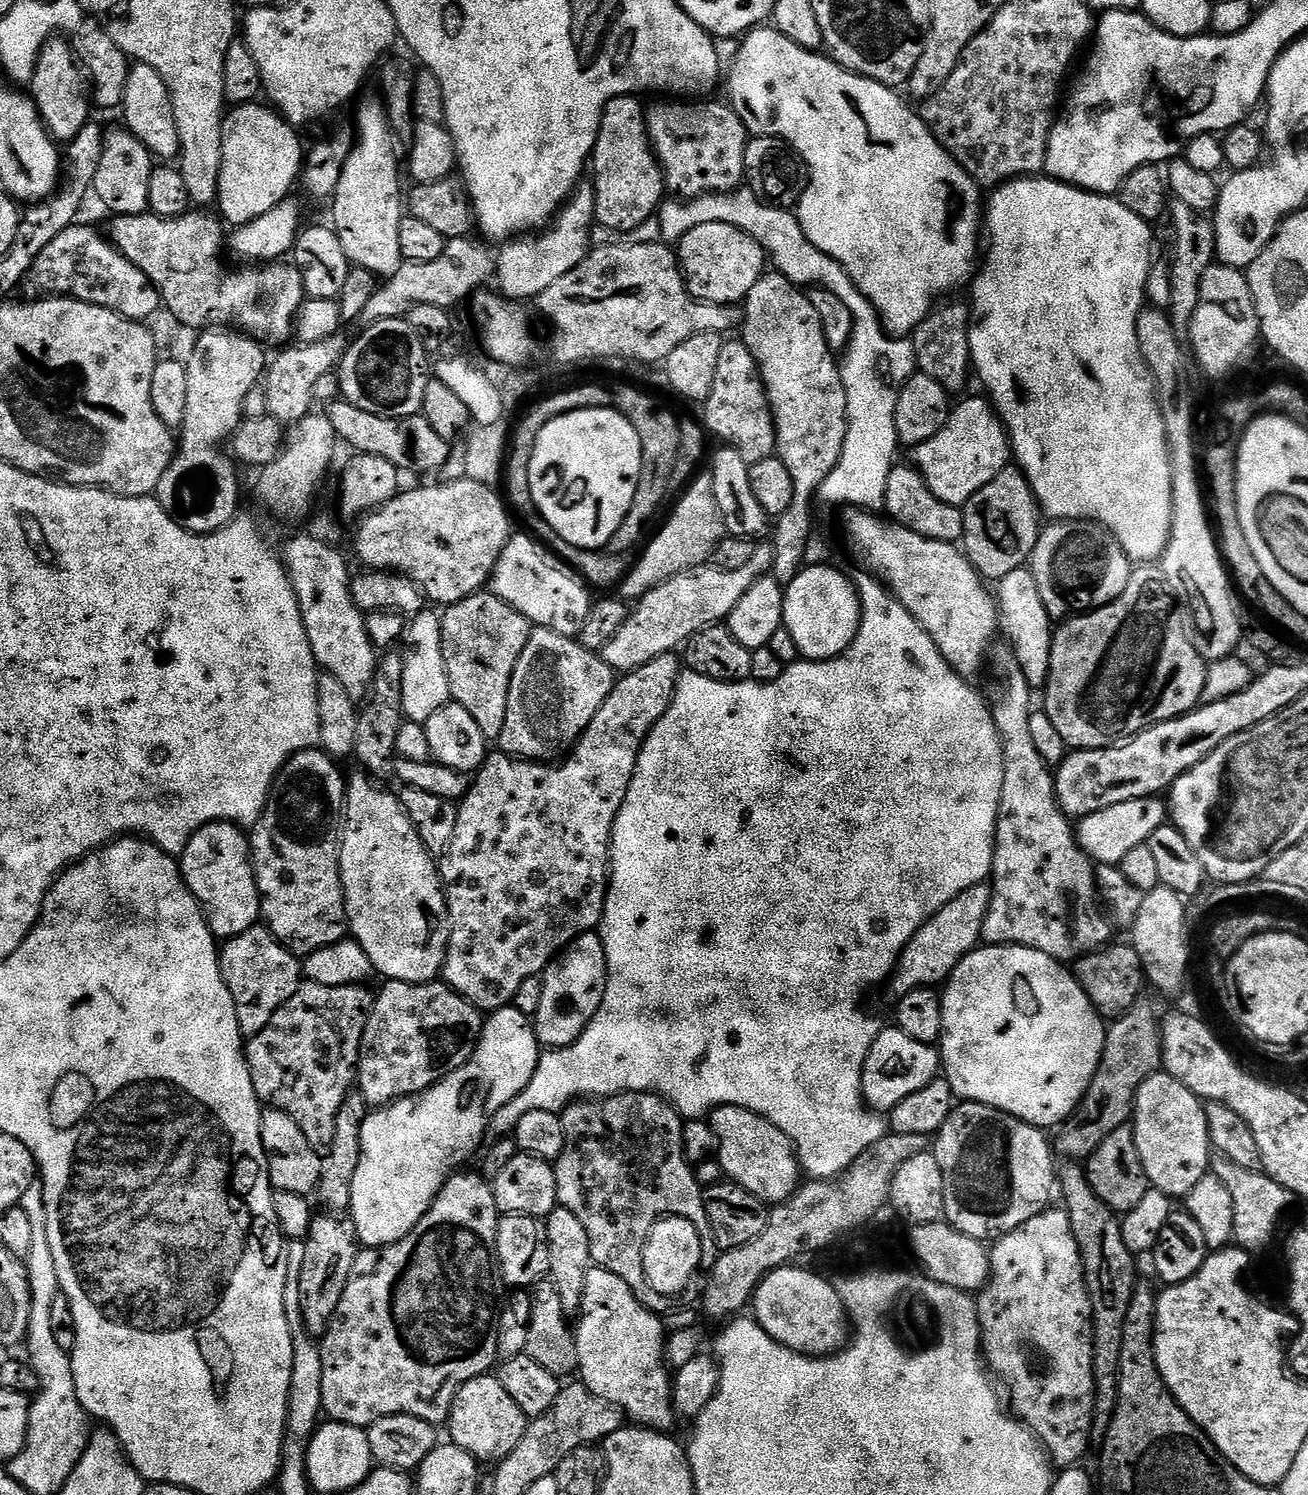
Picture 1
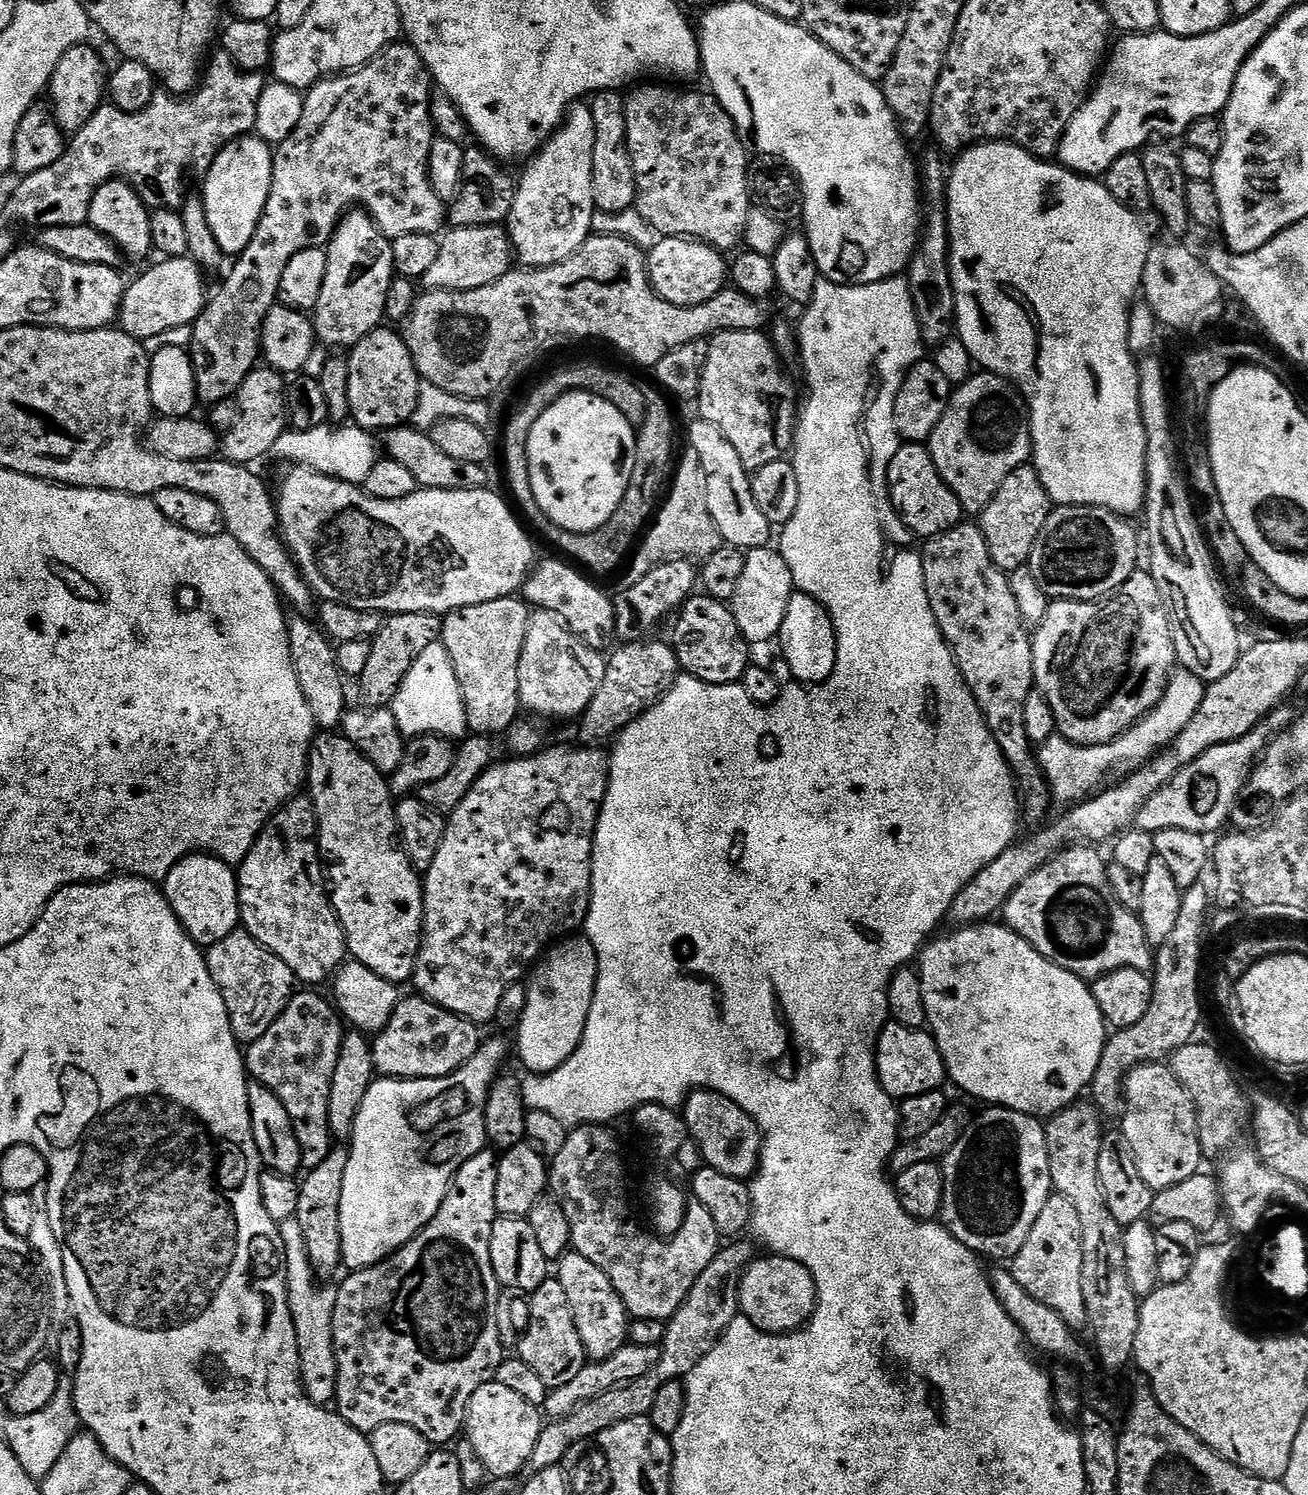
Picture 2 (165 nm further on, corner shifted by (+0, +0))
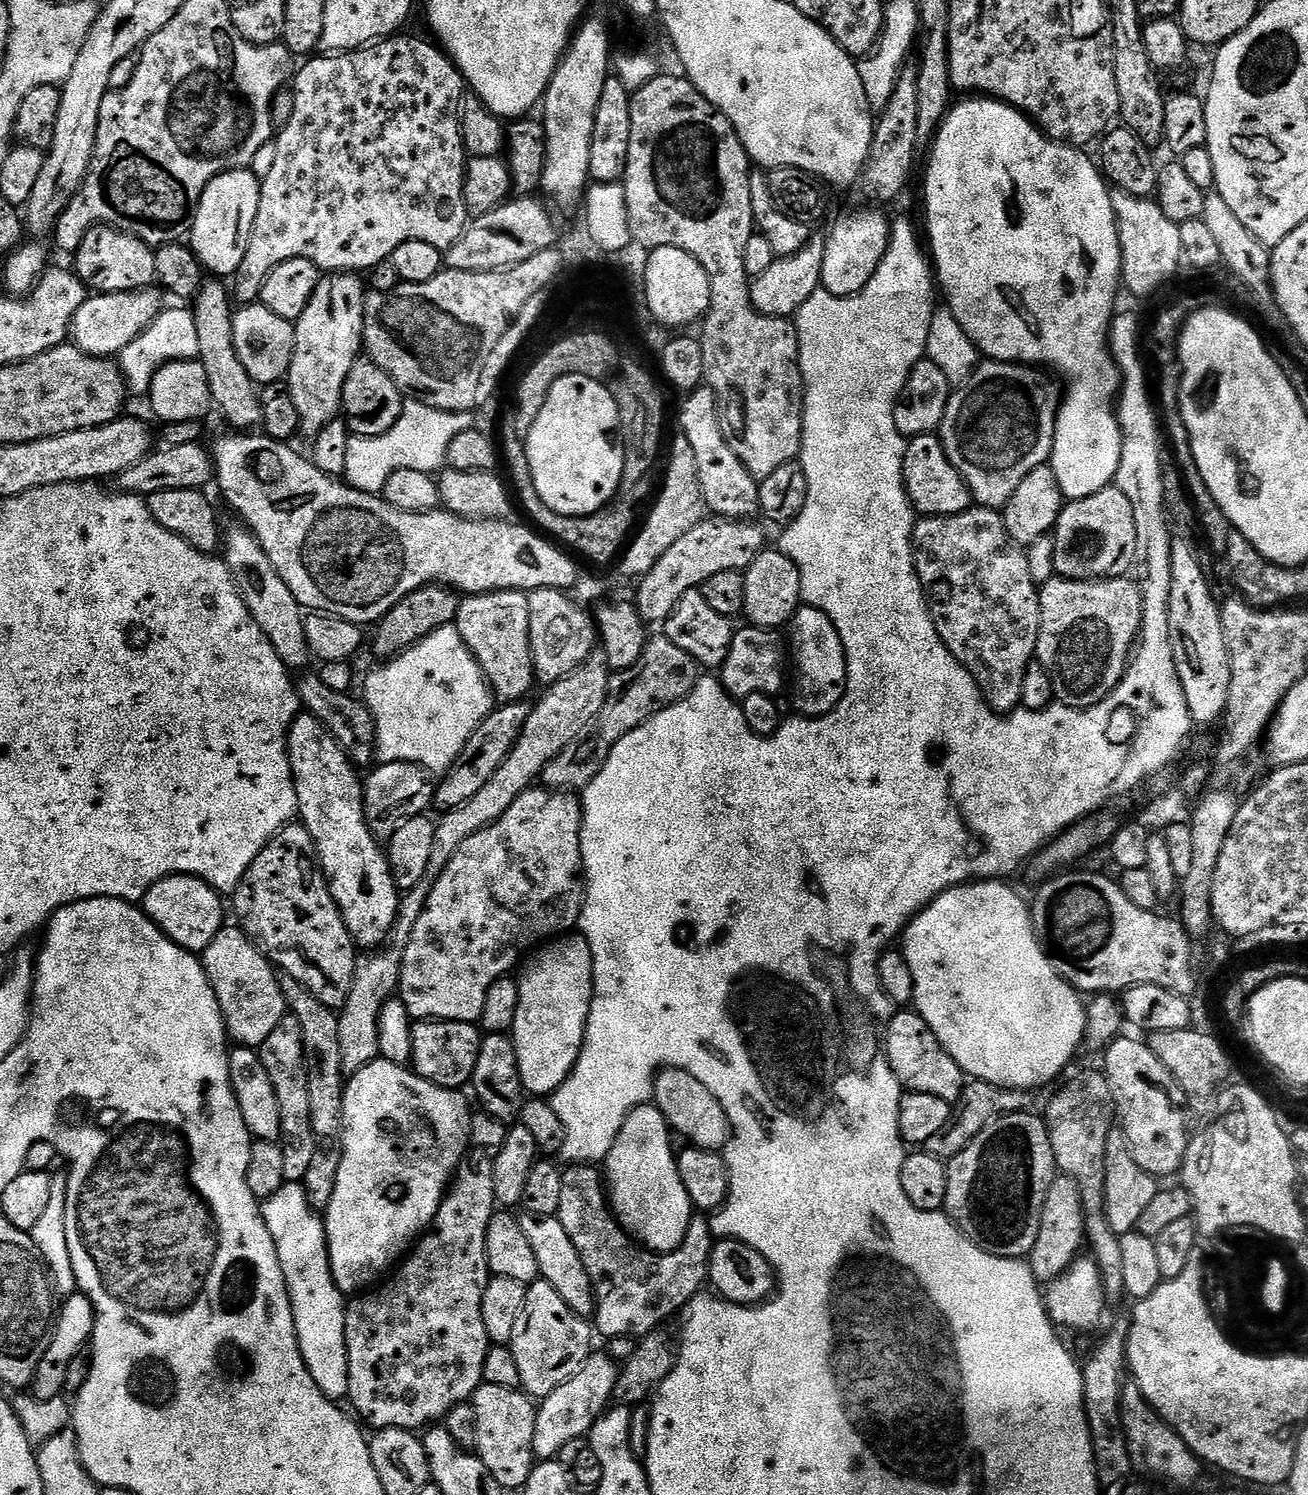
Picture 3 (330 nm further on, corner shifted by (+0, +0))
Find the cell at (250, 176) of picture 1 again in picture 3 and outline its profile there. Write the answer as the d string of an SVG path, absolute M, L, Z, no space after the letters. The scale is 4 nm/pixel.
M236 168L233 172L223 172L206 186L196 208L196 216L192 220L190 247L192 253L200 259L200 267L205 273L216 278L231 278L236 275L238 266L242 266L242 258L246 258L246 246L250 242L250 230L254 230L254 214L258 214L260 201L259 175L255 176L248 168Z

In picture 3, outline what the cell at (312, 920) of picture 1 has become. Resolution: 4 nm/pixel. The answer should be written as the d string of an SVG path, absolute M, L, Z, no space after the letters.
M288 824L260 851L258 858L250 862L250 870L246 870L238 890L231 897L231 903L236 907L236 916L240 919L237 920L239 927L283 975L298 978L298 982L302 982L302 986L306 986L306 990L310 990L318 1002L337 1010L344 1007L350 994L350 982L354 978L358 949L352 935L346 930L346 922L340 917L316 858L316 847L303 824Z

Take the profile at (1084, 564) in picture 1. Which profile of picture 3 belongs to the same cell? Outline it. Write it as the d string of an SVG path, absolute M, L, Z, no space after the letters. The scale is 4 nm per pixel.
M1115 486L1103 488L1089 496L1069 499L1067 503L1065 503L1064 509L1060 512L1056 527L1052 529L1050 535L1052 538L1052 570L1059 579L1114 580L1127 577L1132 567L1132 559L1134 558L1134 541L1138 538L1136 527L1134 527L1134 506L1130 506L1130 498L1126 498L1126 494L1122 494L1122 490L1118 490Z

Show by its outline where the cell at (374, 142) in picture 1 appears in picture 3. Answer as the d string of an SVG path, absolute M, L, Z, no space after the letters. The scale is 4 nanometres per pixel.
M333 272L321 275L314 298L302 310L294 327L294 354L286 383L298 409L300 432L315 438L326 422L337 419L346 378L362 352L364 343L364 298L366 284L359 275Z

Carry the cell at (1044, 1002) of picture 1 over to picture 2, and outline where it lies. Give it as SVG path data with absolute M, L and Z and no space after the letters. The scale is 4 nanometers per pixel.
M977 922L967 926L957 927L956 932L944 936L941 940L933 939L925 943L918 956L918 971L922 982L922 1002L926 1002L926 1014L928 1015L927 1027L936 1038L936 1045L944 1059L944 1070L949 1081L952 1080L968 1096L976 1100L985 1100L988 1106L999 1106L1018 1110L1027 1116L1037 1118L1051 1118L1064 1108L1085 1095L1086 1089L1091 1085L1094 1074L1098 1070L1098 1062L1102 1058L1104 1042L1108 1039L1110 1032L1106 1027L1106 1021L1102 1010L1098 1010L1098 1002L1094 1002L1094 994L1091 987L1073 972L1067 972L1054 960L1047 960L1034 946L1030 946L1011 928L1003 923Z

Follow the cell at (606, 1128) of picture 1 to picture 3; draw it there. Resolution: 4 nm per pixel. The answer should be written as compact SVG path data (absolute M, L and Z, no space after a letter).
M568 1164L563 1169L563 1174L562 1202L558 1202L556 1216L562 1222L562 1230L570 1234L570 1242L574 1250L578 1250L578 1258L582 1258L582 1266L586 1266L586 1274L592 1283L595 1331L599 1335L601 1332L601 1337L604 1338L609 1336L643 1338L655 1333L659 1329L656 1327L663 1320L670 1319L679 1308L680 1311L687 1309L688 1303L695 1296L701 1295L703 1288L700 1287L708 1280L708 1260L712 1257L714 1243L711 1223L703 1215L693 1215L692 1225L689 1226L680 1247L672 1252L650 1252L635 1243L612 1215L601 1173L593 1165Z

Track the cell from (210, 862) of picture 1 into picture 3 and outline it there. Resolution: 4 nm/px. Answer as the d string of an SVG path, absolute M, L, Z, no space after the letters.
M167 876L145 894L142 907L150 919L159 926L179 948L193 954L203 954L206 946L214 942L221 928L225 927L224 904L219 892L197 876Z

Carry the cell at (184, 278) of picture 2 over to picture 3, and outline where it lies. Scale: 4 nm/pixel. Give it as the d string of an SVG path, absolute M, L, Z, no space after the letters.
M156 286L141 288L138 292L106 292L89 295L88 299L82 302L82 306L78 306L78 314L74 314L72 319L71 343L75 344L78 350L82 350L88 356L119 357L120 352L126 350L126 346L130 346L130 342L134 342L134 338L142 335L160 317L162 311L160 296L162 297L161 289Z

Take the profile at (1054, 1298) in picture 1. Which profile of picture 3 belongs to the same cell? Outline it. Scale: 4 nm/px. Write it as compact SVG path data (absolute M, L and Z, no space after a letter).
M1057 1175L1056 1181L1046 1194L1046 1202L1040 1215L1038 1238L1034 1238L1034 1246L1030 1253L1030 1267L1037 1281L1051 1282L1058 1279L1075 1263L1079 1248L1083 1249L1085 1244L1082 1194L1070 1177Z

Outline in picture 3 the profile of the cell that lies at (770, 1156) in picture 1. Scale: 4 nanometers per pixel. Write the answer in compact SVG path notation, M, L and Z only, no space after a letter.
M683 1066L665 1067L653 1083L652 1095L656 1109L666 1118L669 1129L684 1134L691 1147L711 1152L727 1149L732 1139L732 1127L726 1118L726 1110L722 1110L722 1102L718 1102L694 1074L686 1074Z

